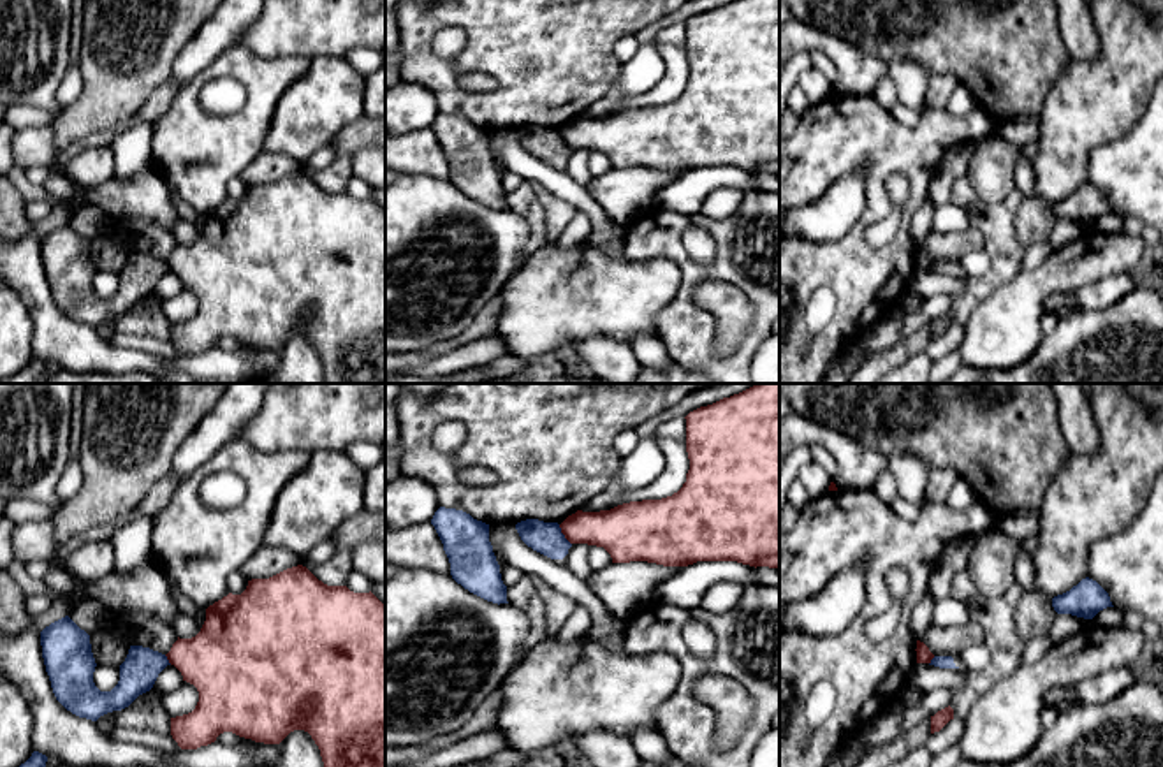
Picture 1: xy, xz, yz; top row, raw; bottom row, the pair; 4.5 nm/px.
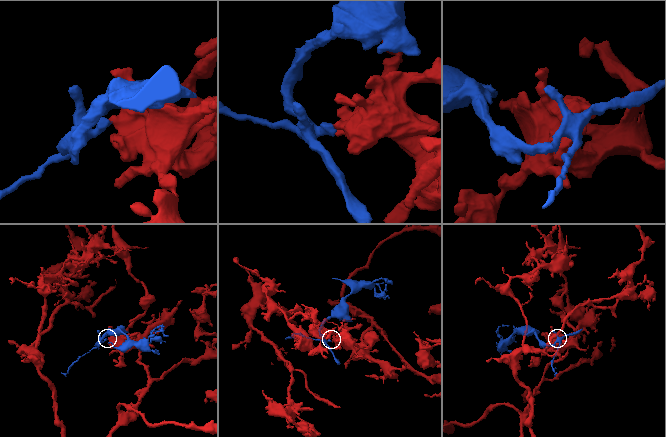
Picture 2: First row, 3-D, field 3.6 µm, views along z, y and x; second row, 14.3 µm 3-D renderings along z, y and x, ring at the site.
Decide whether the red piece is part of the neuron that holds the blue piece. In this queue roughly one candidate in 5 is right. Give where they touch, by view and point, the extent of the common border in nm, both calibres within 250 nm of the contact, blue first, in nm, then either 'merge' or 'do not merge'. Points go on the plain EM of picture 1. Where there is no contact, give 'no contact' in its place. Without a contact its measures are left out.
xz (563, 141) | 110 nm | 140/200 nm | do not merge

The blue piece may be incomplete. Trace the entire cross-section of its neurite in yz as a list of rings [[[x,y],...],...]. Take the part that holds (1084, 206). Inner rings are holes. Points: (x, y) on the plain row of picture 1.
[[[1086,183],[1070,197],[1052,204],[1057,220],[1072,220],[1093,225],[1100,216],[1114,213],[1108,199],[1093,185]]]

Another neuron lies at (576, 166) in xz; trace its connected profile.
[[[572,150],[568,160],[563,164],[563,169],[568,172],[568,176],[584,188],[593,178],[588,167],[589,153],[591,151],[588,150]]]

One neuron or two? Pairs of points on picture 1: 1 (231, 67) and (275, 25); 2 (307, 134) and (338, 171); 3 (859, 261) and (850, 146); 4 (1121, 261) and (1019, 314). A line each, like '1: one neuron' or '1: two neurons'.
1: two neurons
2: two neurons
3: one neuron
4: one neuron

